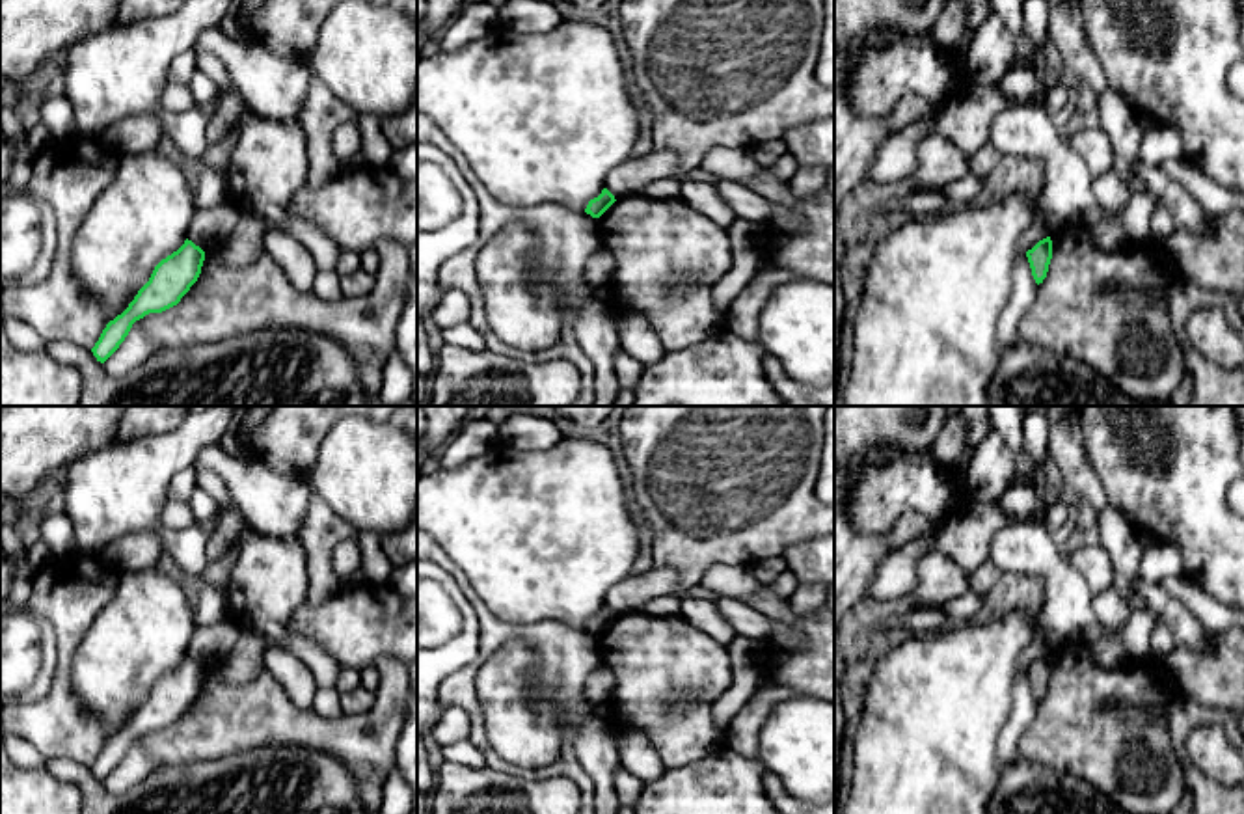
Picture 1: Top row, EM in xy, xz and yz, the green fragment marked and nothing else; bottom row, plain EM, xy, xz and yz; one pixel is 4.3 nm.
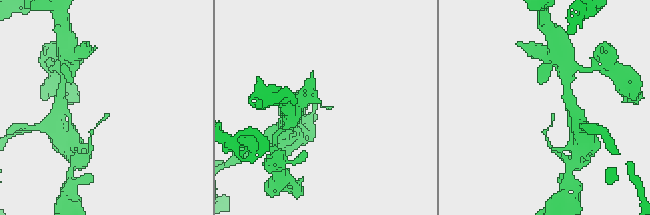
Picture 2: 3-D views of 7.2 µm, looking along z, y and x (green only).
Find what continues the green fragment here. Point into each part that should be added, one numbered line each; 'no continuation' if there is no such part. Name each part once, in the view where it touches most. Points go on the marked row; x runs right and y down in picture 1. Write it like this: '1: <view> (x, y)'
no continuation

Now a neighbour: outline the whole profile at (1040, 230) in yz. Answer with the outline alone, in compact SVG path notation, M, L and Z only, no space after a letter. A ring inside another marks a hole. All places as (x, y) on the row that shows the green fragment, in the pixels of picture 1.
M1037 218L1022 235L1021 235L1021 251L1032 250L1039 240L1050 237L1048 218Z

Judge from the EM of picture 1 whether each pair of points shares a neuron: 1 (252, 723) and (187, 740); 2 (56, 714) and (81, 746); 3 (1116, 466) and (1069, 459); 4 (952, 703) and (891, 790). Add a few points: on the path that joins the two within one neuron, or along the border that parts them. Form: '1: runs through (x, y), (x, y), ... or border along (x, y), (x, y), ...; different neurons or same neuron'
1: runs through (235, 723), (216, 723), (203, 732); same neuron
2: runs through (60, 721), (77, 738); same neuron
3: border along (1079, 425), (1084, 436), (1086, 461), (1110, 501); different neurons
4: runs through (930, 725), (924, 757), (913, 768); same neuron

